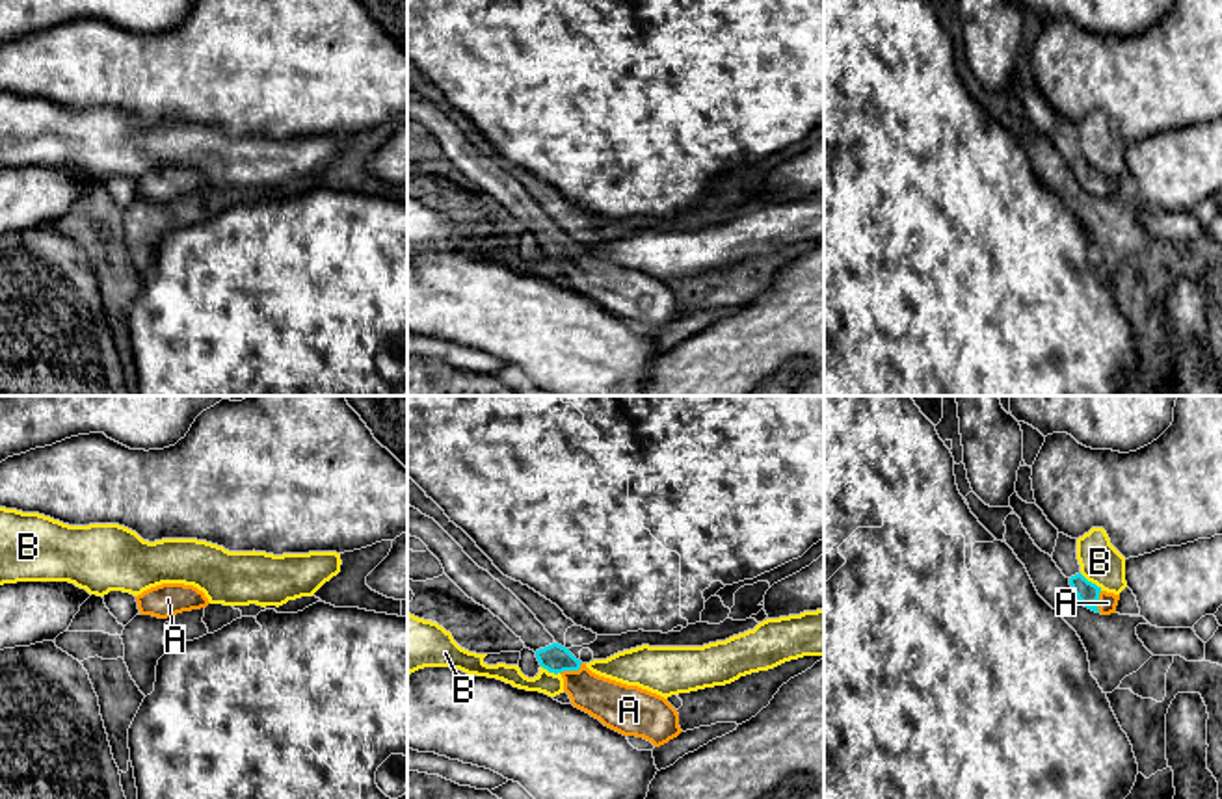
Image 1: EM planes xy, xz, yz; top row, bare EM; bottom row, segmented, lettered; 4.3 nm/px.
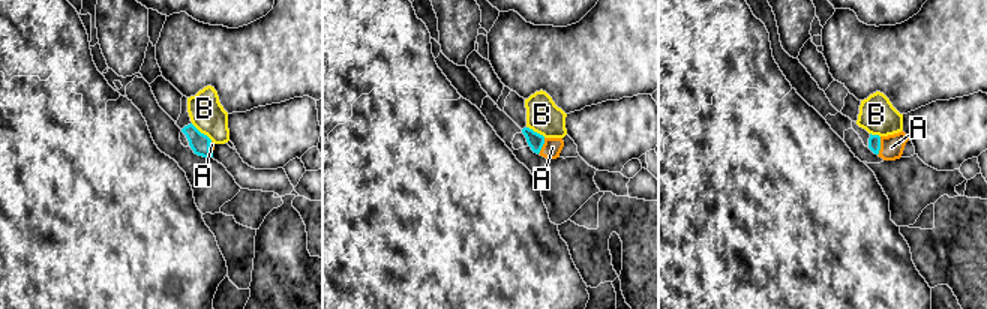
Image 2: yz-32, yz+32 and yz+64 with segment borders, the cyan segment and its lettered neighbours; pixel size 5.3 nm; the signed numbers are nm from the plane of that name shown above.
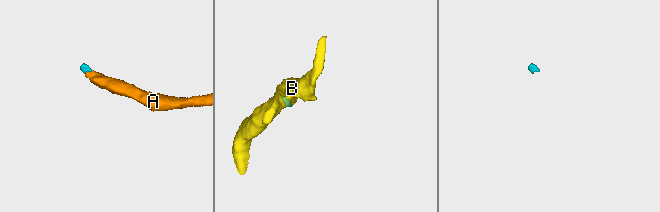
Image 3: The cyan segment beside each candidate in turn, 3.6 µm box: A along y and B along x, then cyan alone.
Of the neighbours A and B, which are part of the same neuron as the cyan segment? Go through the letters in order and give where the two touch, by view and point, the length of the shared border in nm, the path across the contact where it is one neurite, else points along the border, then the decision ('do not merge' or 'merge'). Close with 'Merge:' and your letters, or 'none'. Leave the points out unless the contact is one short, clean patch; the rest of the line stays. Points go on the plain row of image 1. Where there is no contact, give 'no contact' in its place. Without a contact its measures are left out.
A: xz (571, 253) | 110 nm | across xz (555, 242), (571, 253), (599, 281), (616, 288) | merge
B: yz (1090, 166) | 130 nm | along yz (1079, 157), (1102, 173) | do not merge
Merge: A

